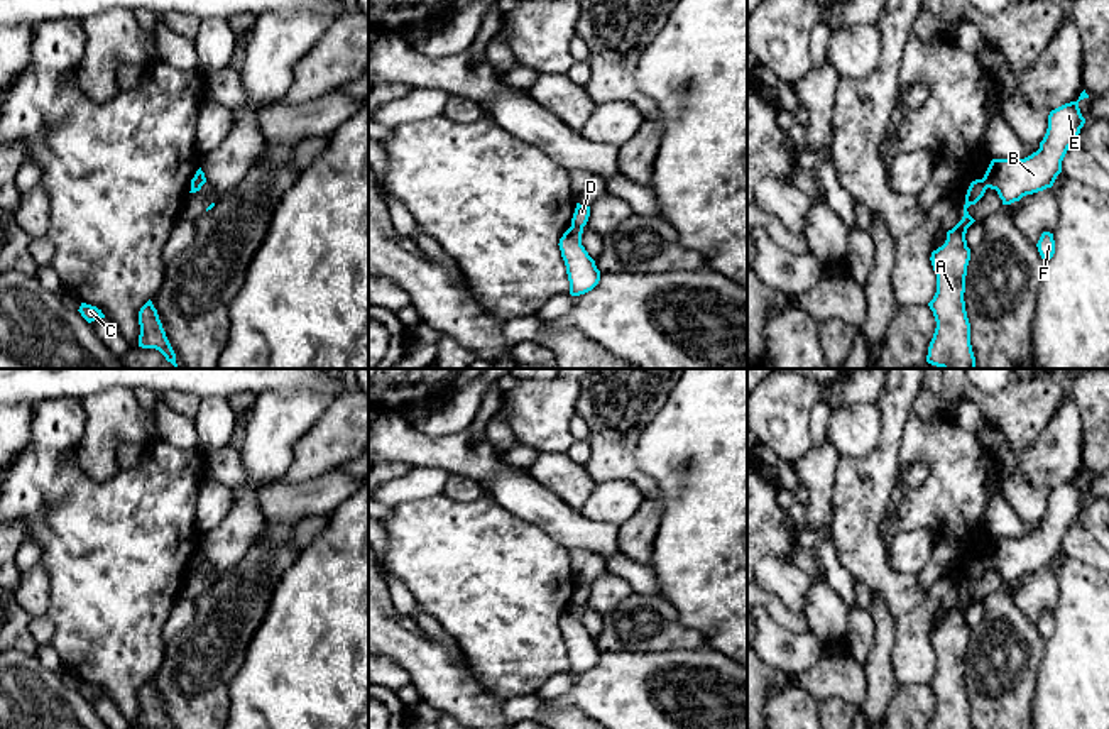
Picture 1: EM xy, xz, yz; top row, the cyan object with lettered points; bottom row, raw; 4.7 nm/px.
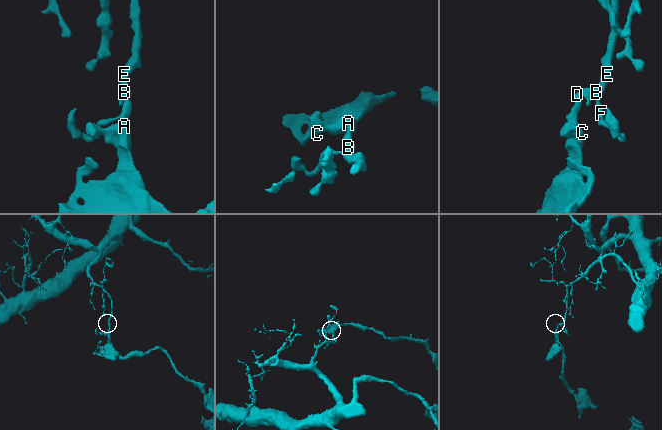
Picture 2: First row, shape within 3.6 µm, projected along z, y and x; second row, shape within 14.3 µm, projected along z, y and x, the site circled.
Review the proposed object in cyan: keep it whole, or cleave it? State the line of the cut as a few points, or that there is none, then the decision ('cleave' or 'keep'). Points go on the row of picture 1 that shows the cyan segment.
cut in xz along (572, 225), (582, 227); cleave

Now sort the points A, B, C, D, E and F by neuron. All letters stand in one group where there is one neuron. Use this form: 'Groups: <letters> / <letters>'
Groups: A C D / B E F

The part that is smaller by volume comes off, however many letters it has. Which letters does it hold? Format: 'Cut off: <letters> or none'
Cut off: A, C, D

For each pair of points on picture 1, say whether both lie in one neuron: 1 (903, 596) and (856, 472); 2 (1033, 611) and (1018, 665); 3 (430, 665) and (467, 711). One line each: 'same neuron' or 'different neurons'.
1: same neuron
2: different neurons
3: same neuron

